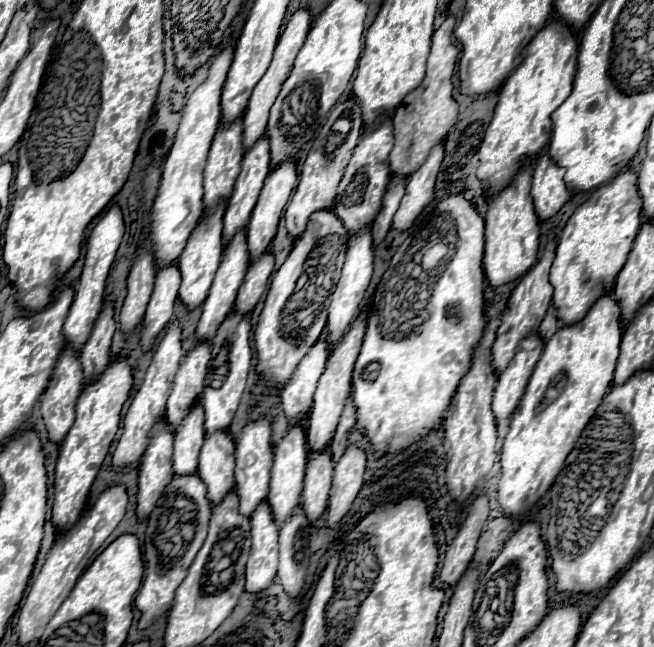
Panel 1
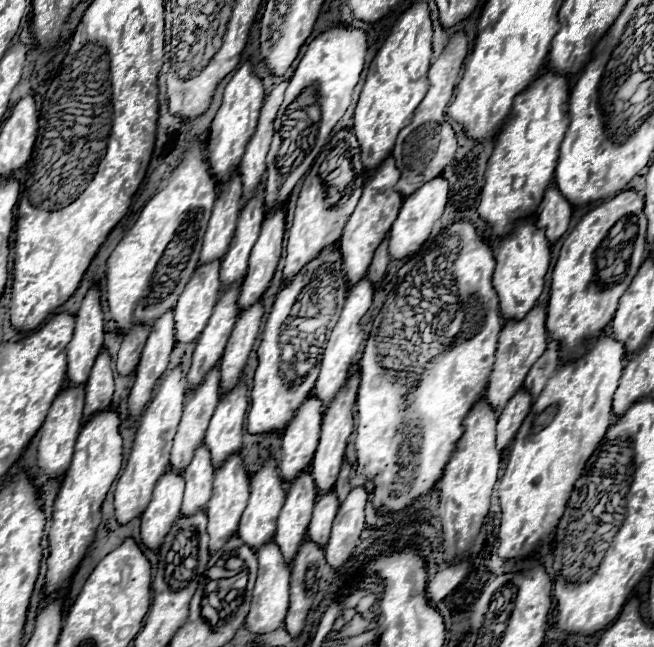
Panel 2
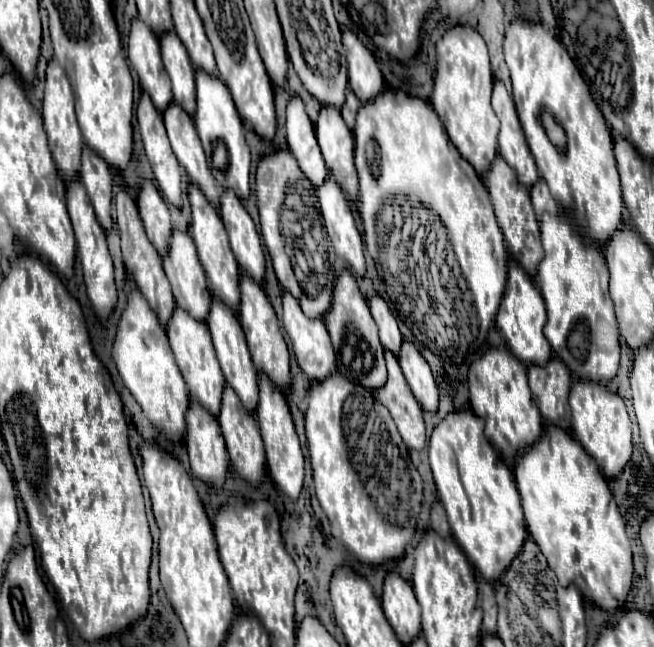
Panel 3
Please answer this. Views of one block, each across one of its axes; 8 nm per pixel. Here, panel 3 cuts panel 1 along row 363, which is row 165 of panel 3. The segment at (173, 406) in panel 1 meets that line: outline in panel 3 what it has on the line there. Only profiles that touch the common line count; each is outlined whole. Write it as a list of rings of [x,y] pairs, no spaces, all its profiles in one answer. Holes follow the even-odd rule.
[[[170,104],[170,108],[164,112],[164,124],[166,132],[172,144],[172,150],[180,162],[180,166],[188,172],[190,180],[202,188],[206,198],[218,208],[218,192],[216,192],[216,180],[210,172],[206,154],[202,150],[198,132],[194,128],[192,116],[178,108],[178,104]]]

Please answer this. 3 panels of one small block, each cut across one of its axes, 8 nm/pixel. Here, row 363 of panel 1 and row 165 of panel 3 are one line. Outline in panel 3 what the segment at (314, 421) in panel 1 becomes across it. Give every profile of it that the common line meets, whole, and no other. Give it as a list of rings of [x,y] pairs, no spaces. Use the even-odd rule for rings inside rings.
[[[322,106],[316,122],[316,138],[330,176],[342,186],[350,200],[356,200],[358,174],[354,166],[354,136],[348,130],[340,110]]]

